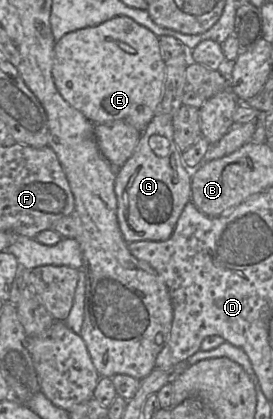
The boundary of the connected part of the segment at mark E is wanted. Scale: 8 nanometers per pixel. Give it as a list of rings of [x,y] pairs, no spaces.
[[[116,16],[97,26],[69,32],[56,41],[52,76],[63,99],[91,123],[125,121],[143,132],[159,110],[164,93],[166,63],[161,56],[158,36],[127,16]]]

